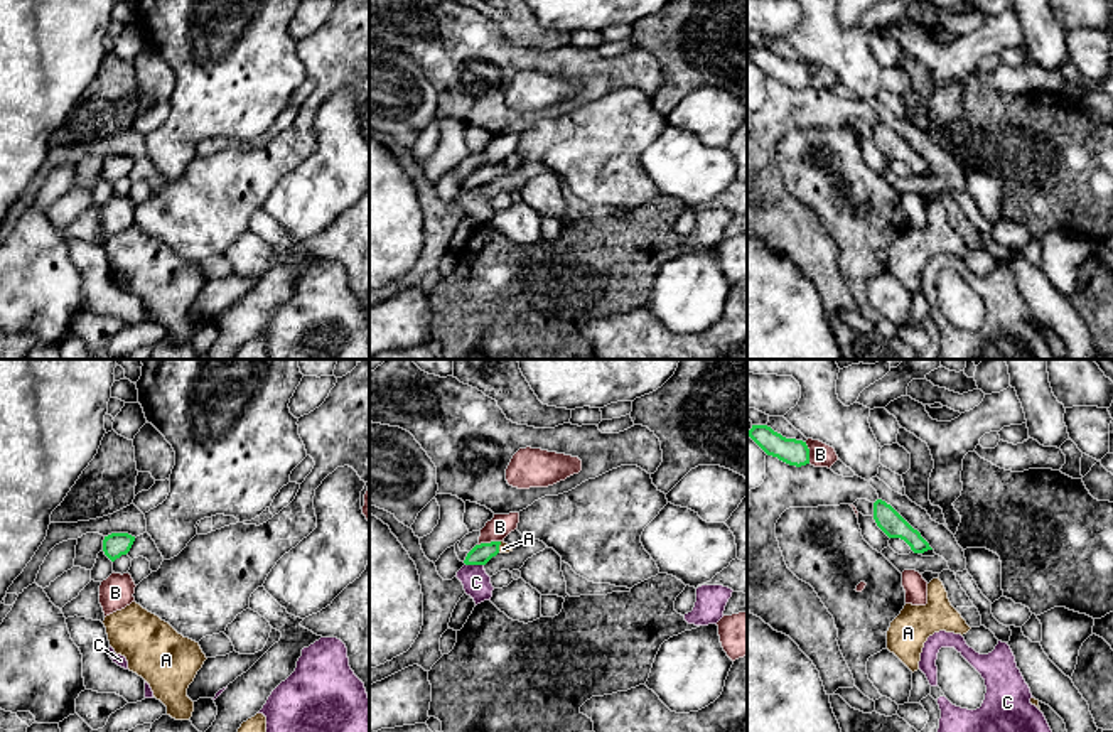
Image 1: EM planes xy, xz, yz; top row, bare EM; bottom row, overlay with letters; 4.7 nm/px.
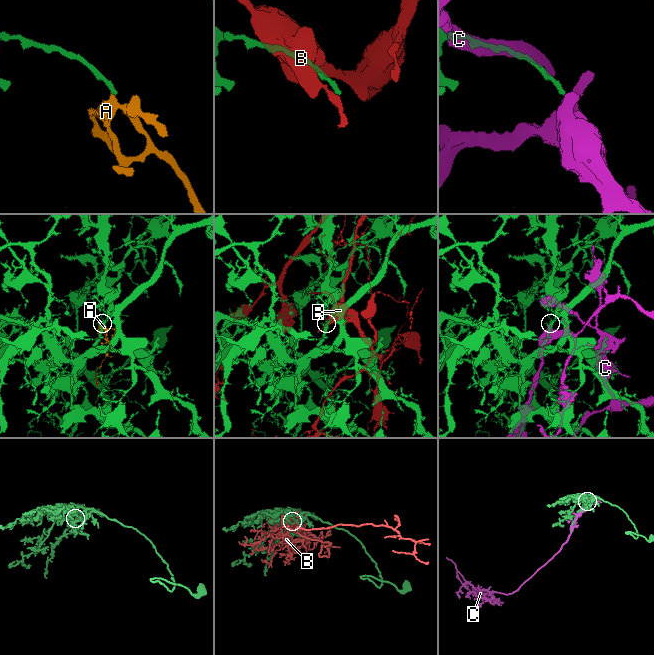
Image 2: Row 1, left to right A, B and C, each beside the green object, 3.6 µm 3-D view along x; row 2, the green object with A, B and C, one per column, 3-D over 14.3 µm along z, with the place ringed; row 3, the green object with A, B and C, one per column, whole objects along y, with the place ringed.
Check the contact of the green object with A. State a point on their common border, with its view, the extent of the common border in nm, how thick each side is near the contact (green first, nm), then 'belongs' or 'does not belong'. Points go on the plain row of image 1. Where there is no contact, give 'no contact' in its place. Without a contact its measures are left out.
xz (498, 169) | 60 nm | 100/50 nm | belongs

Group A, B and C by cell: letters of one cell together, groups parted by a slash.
A / B / C

